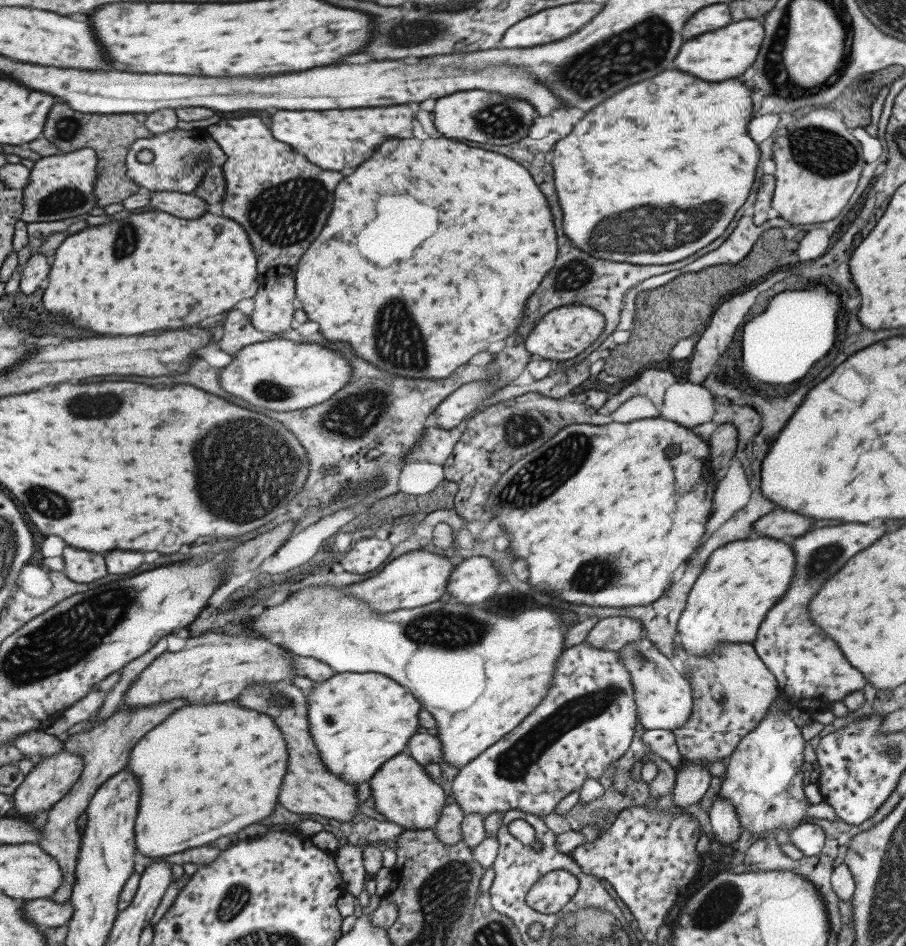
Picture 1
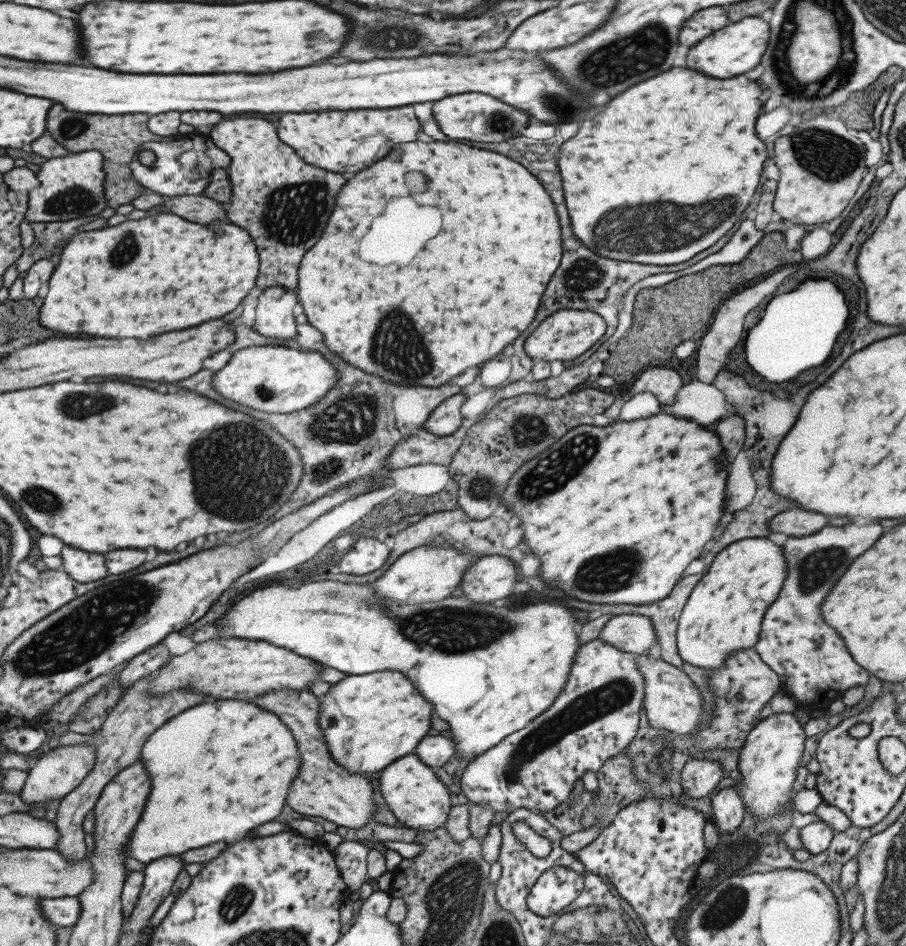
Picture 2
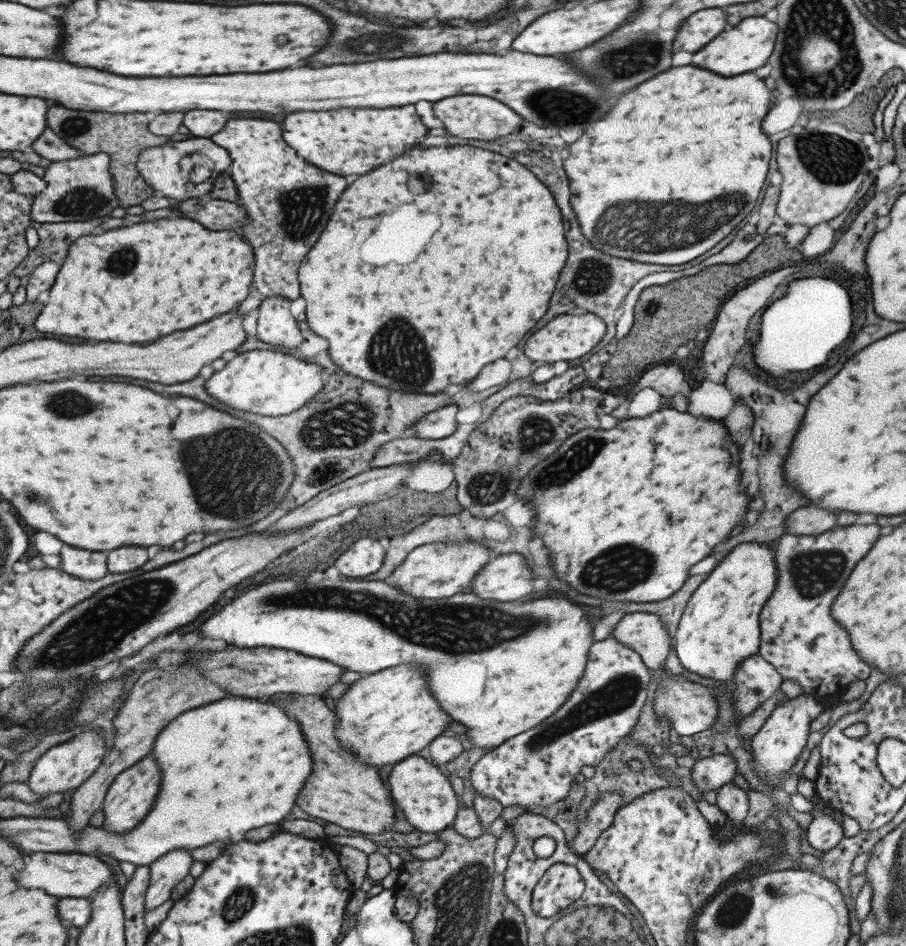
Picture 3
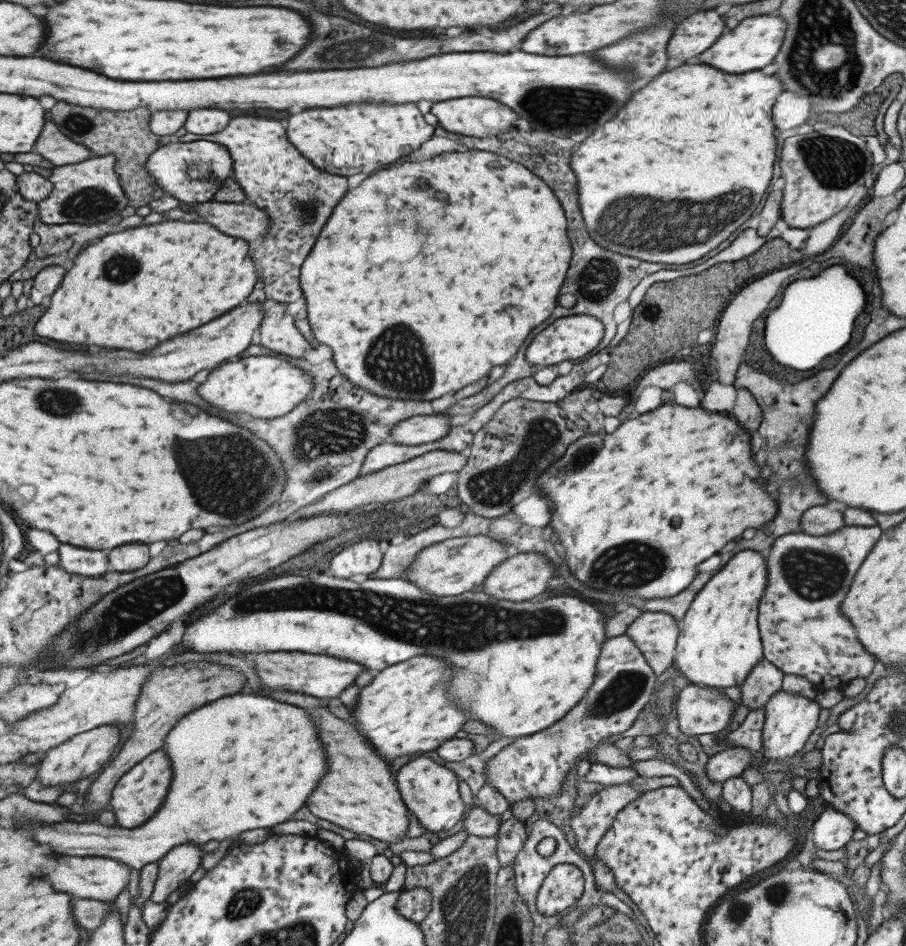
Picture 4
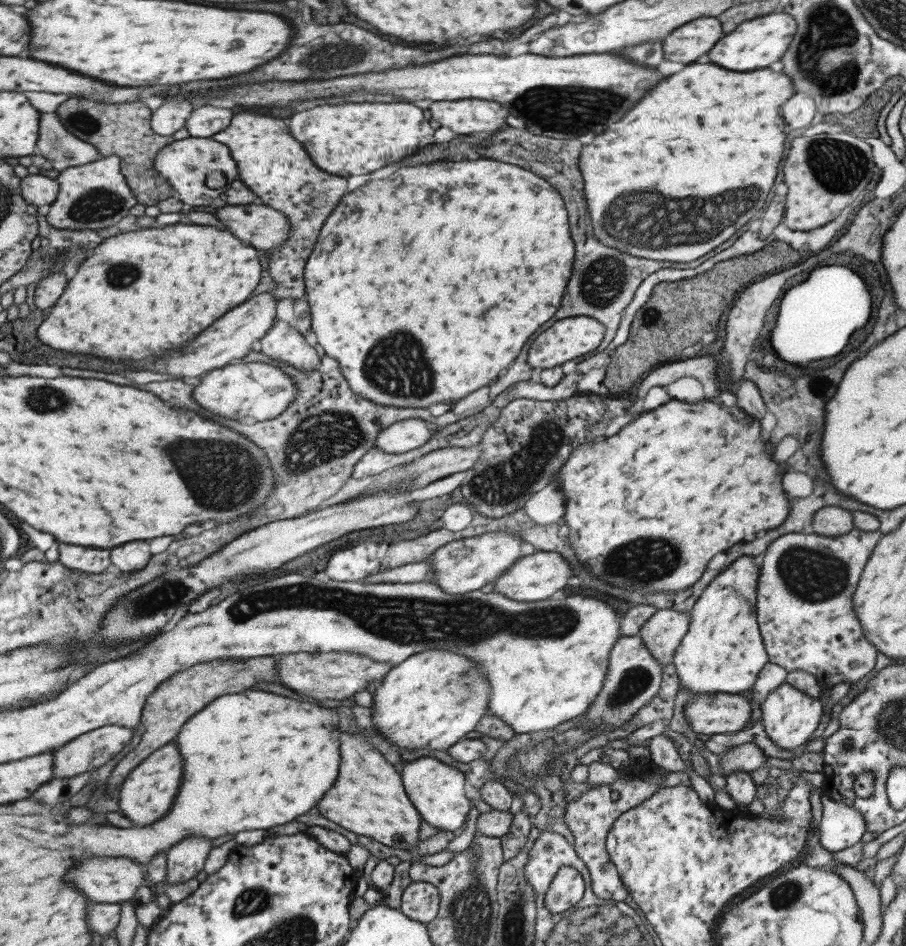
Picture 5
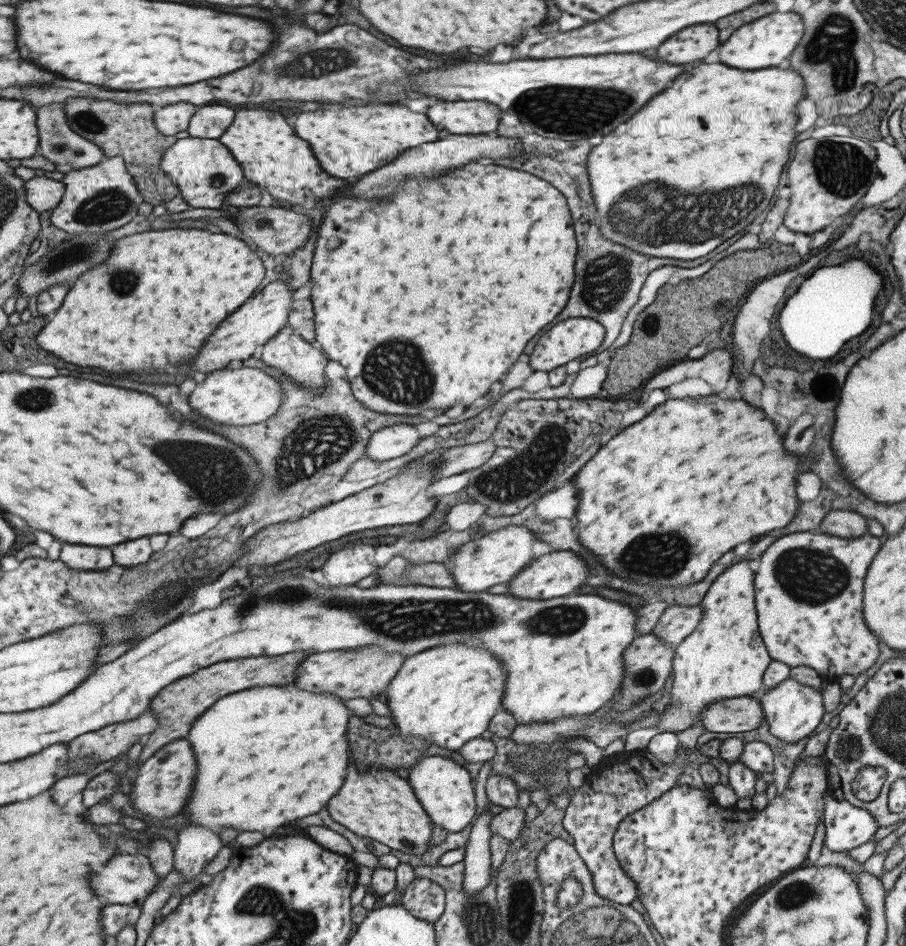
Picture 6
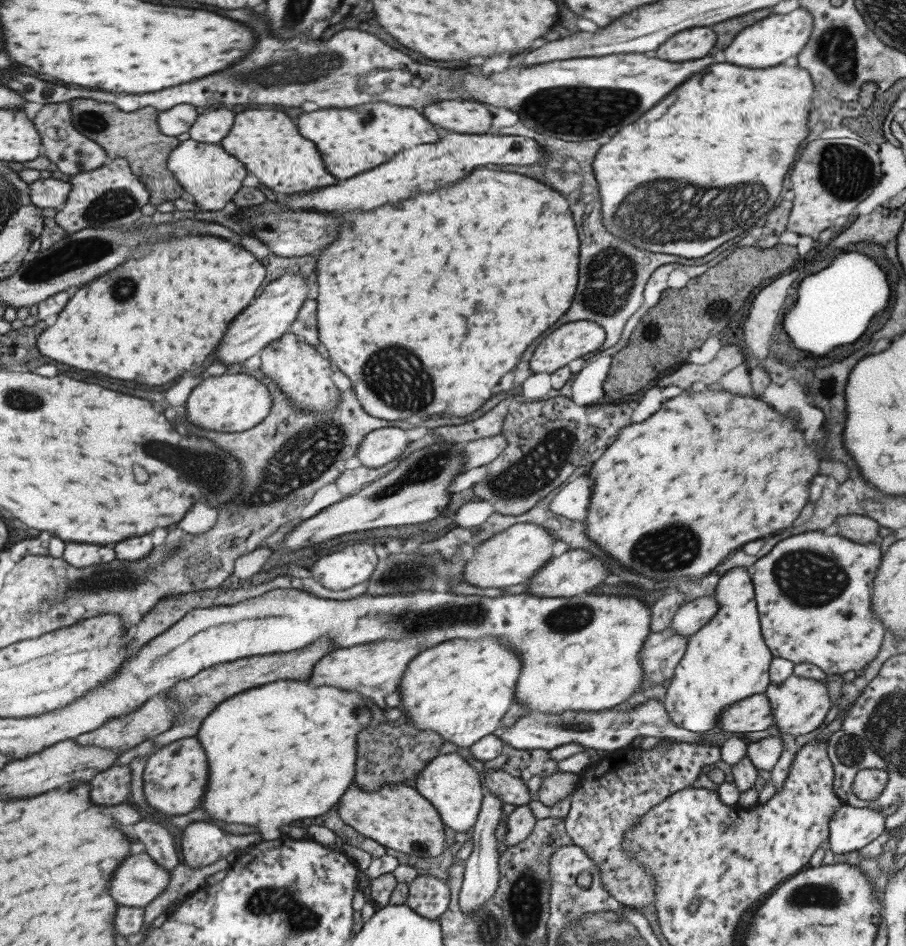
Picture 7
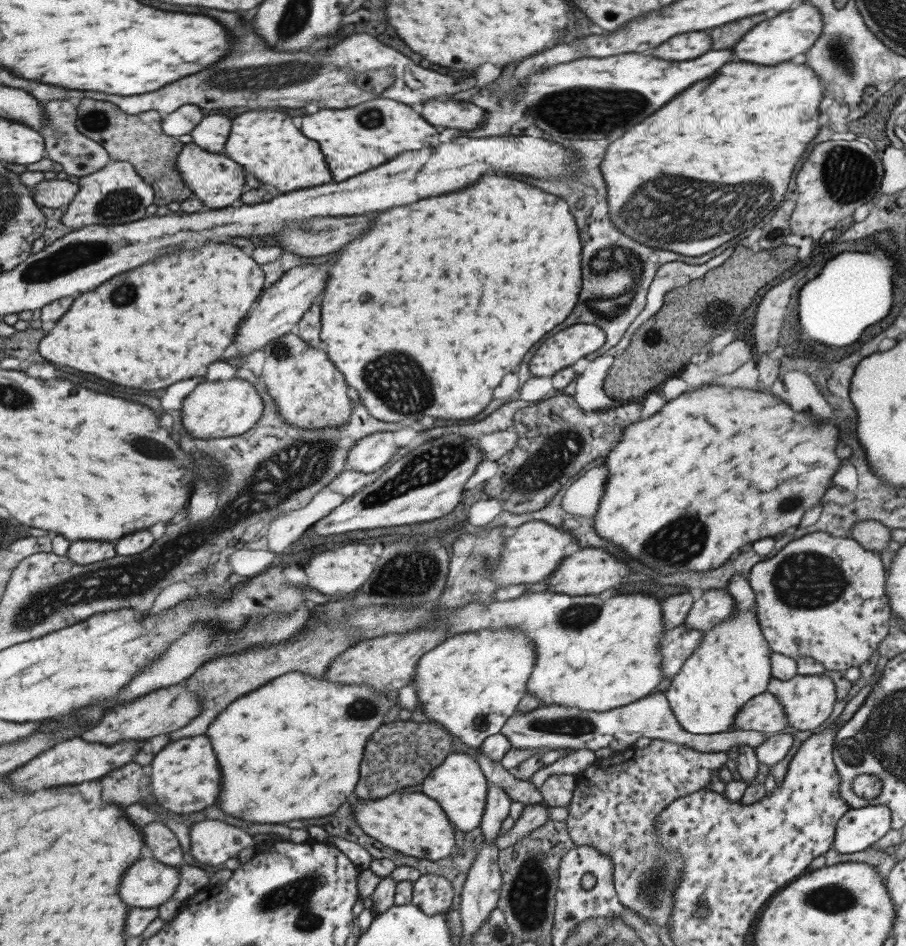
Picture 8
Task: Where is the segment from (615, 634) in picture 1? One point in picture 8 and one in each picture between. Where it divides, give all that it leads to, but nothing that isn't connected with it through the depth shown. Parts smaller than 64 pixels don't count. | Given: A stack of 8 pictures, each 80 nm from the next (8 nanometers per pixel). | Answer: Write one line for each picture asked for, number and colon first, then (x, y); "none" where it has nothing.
2: (632, 633)
3: (643, 633)
4: (654, 633)
5: (661, 632)
6: (676, 622)
7: (687, 618)
8: (710, 607)

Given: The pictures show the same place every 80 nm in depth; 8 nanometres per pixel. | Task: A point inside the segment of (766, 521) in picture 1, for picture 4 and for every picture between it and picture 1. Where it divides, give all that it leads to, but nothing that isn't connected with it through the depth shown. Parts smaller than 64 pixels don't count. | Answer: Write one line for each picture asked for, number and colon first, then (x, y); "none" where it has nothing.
2: (792, 522)
3: (806, 521)
4: (813, 521)

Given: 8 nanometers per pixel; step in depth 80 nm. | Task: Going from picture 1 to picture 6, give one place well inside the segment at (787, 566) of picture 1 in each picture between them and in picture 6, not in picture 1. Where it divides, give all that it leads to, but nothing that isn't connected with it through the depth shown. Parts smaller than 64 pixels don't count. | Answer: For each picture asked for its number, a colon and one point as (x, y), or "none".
2: (722, 614)
3: (718, 628)
4: (718, 642)
5: (721, 652)
6: (723, 657)

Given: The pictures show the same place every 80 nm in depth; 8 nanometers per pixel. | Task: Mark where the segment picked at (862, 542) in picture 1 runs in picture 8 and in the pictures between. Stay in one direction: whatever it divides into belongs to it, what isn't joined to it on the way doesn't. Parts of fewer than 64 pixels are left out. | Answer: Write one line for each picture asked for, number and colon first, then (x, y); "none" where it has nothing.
2: (813, 667)
3: (798, 638)
4: (802, 632)
5: (803, 597)
6: (807, 586)
7: (812, 591)
8: (820, 596)

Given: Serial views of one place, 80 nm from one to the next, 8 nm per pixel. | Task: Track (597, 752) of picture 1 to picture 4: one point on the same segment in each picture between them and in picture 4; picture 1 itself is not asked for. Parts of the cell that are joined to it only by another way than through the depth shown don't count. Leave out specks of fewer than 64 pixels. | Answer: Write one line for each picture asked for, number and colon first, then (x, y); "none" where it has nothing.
2: (595, 716)
3: (536, 768)
4: (535, 766)

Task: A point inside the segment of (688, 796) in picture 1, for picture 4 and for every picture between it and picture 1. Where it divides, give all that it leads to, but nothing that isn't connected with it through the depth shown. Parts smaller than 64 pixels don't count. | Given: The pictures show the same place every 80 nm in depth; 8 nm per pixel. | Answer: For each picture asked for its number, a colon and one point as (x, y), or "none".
2: (698, 777)
3: (709, 773)
4: (729, 763)

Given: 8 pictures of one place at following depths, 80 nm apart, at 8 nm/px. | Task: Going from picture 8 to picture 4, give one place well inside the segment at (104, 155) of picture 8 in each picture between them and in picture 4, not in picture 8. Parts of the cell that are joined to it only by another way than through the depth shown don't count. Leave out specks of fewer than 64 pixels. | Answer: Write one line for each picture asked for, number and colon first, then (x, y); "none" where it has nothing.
4: (59, 150)
5: (54, 143)
6: (64, 150)
7: (62, 147)

